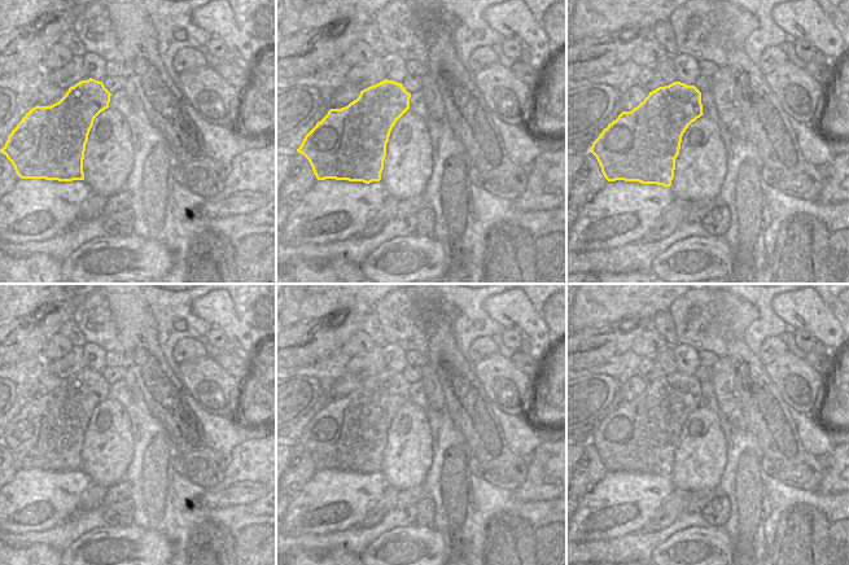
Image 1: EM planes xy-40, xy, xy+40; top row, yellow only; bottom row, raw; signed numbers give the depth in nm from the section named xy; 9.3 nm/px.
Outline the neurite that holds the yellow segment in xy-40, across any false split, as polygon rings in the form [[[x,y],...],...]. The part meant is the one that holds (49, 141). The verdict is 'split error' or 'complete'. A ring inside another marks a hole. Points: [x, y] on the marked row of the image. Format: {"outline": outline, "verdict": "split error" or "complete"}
{"outline": [[[89,78],[70,87],[66,95],[51,106],[35,106],[21,119],[17,127],[8,136],[5,146],[1,149],[12,162],[21,179],[45,179],[58,181],[84,180],[83,159],[86,144],[95,118],[109,108],[111,93],[102,82]]], "verdict": "complete"}

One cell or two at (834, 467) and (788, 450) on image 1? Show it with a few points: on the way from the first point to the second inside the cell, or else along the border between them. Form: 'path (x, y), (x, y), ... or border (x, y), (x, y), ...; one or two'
border (821, 460), (823, 474), (818, 490); two

